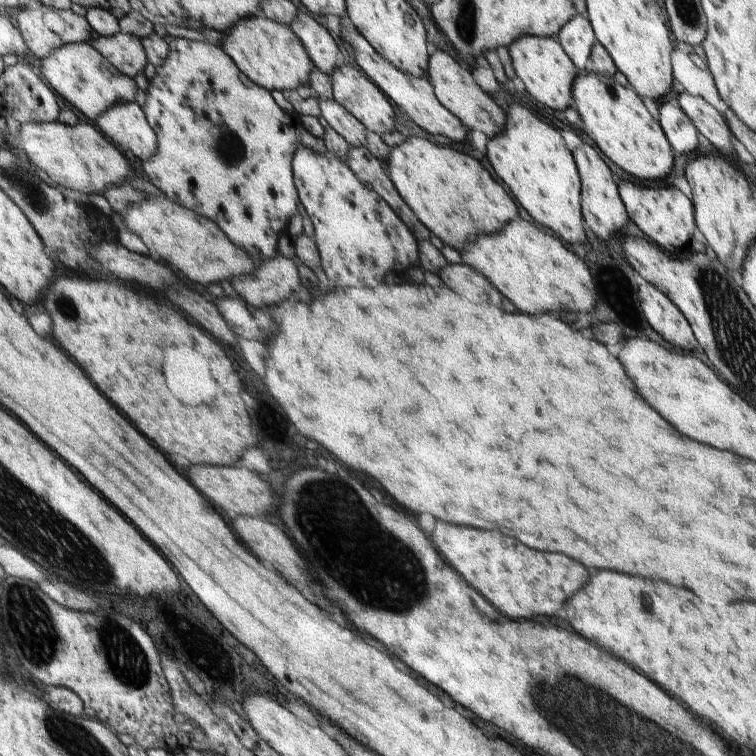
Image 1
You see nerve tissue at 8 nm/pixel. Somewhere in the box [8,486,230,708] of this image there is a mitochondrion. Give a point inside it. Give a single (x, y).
(128, 665)

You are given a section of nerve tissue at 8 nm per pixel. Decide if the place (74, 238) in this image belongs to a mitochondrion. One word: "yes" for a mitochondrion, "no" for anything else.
no

